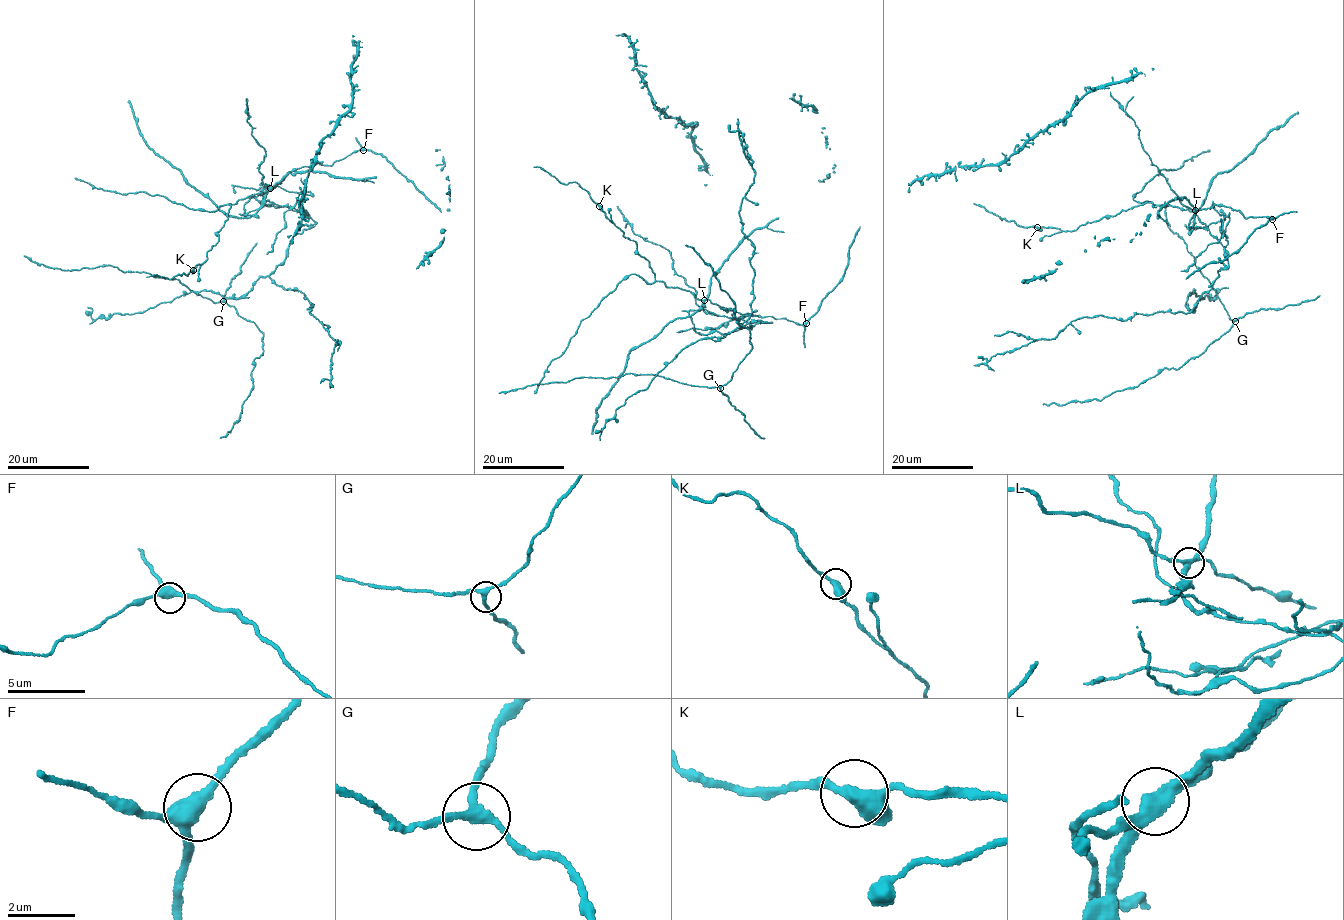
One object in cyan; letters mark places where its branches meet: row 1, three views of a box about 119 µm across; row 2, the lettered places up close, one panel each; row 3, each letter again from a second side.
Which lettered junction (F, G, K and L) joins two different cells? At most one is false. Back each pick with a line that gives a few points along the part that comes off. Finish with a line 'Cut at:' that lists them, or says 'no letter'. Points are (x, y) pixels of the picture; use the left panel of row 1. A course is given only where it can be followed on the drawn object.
L: (269, 188), (263, 206), (293, 206), (315, 222), (294, 235), (270, 275), (306, 296), (338, 340), (324, 379)
Cut at: L

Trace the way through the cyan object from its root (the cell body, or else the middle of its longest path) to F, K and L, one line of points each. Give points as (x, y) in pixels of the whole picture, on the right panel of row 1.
F: (1221, 244), (1206, 229), (1194, 225), (1196, 210), (1215, 204), (1238, 210), (1246, 219), (1252, 216), (1272, 219)
K: (1221, 244), (1193, 209), (1148, 202), (1082, 224), (1075, 230), (1037, 227)
L: (1221, 244), (1206, 229), (1194, 225), (1195, 210)

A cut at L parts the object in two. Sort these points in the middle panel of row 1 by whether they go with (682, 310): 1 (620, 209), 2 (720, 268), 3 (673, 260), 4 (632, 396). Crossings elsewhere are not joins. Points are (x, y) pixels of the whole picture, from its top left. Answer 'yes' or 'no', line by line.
1: yes
2: yes
3: yes
4: yes

